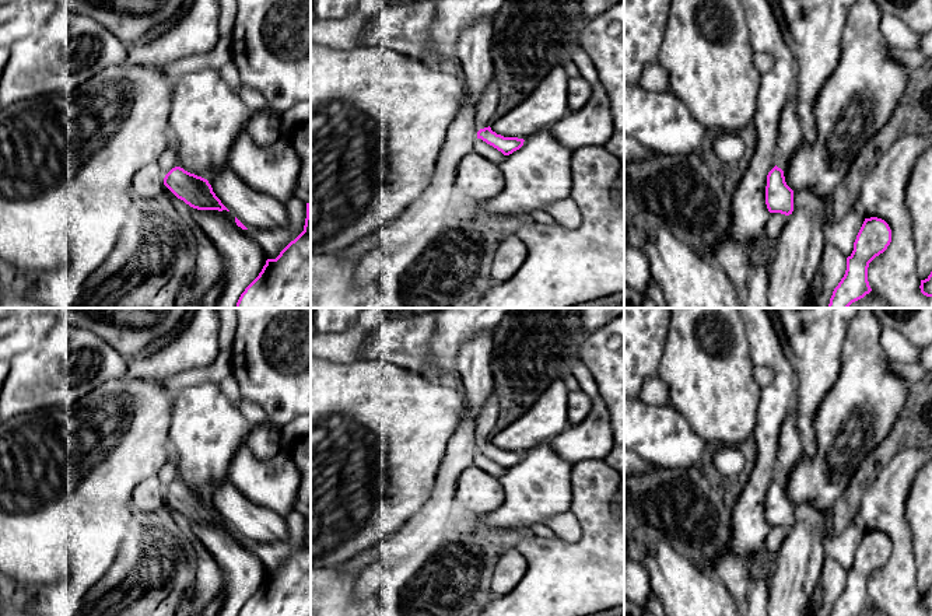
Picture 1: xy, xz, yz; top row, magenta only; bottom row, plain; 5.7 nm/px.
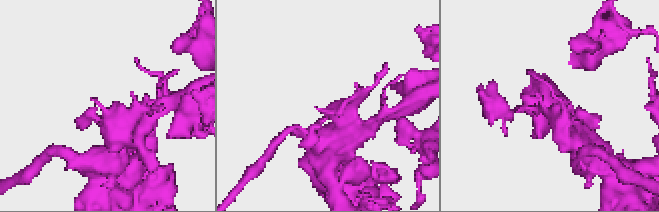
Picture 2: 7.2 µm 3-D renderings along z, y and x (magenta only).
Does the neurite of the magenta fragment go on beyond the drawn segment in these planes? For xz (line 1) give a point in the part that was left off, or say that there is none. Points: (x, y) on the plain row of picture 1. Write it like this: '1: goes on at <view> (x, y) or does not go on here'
1: does not go on here

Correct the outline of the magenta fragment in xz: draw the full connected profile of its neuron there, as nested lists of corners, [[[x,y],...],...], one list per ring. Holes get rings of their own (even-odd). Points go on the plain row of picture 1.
[[[484,441],[477,445],[477,452],[481,452],[487,458],[493,459],[504,469],[509,469],[523,459],[523,452],[518,451],[504,451],[491,444],[491,441]]]

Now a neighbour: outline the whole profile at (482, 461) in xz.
[[[477,452],[474,456],[474,465],[484,469],[487,473],[494,475],[495,477],[501,477],[505,469],[494,462],[493,459],[487,458],[481,452]]]

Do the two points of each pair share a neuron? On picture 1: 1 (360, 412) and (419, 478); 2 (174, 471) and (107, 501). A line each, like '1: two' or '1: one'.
1: one
2: two

